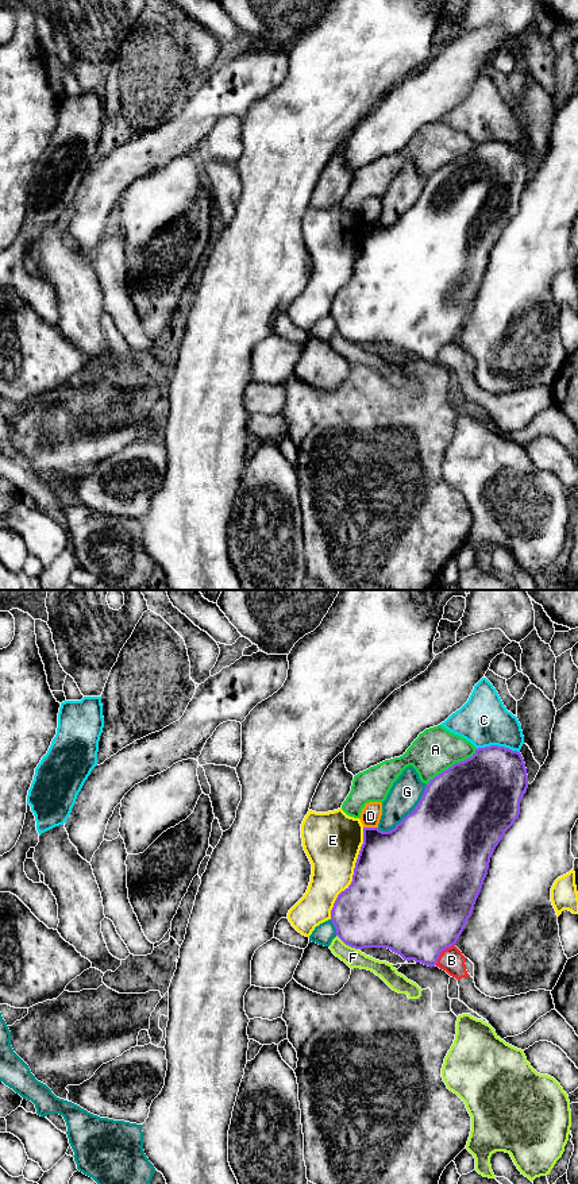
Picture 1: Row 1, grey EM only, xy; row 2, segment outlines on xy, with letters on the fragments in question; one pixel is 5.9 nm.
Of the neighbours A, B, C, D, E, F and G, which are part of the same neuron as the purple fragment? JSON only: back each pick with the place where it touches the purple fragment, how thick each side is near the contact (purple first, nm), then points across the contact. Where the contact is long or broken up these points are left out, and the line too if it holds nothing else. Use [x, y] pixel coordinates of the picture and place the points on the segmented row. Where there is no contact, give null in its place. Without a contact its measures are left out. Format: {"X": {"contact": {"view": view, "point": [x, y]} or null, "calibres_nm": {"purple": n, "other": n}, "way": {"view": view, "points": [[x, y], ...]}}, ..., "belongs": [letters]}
{"belongs": []}

